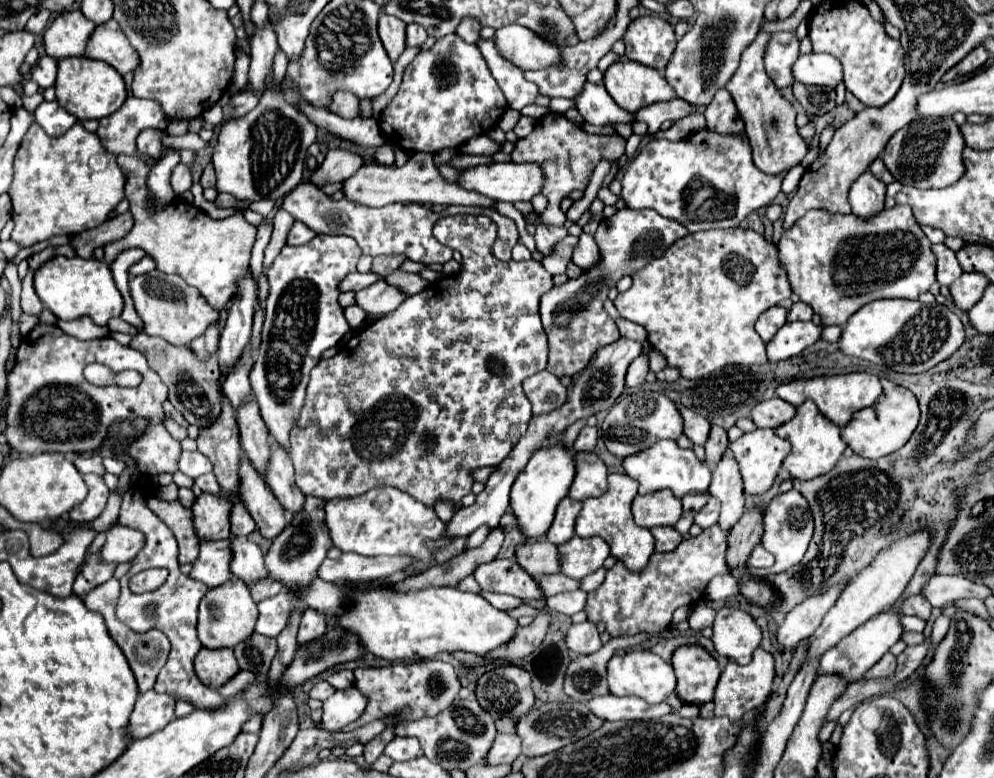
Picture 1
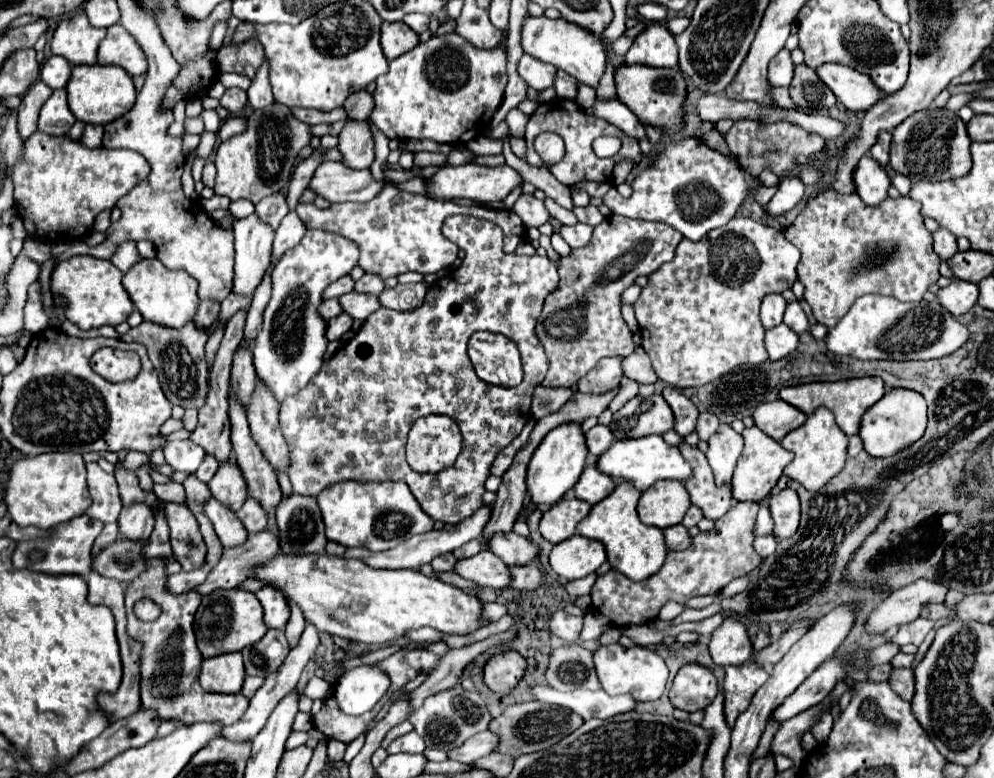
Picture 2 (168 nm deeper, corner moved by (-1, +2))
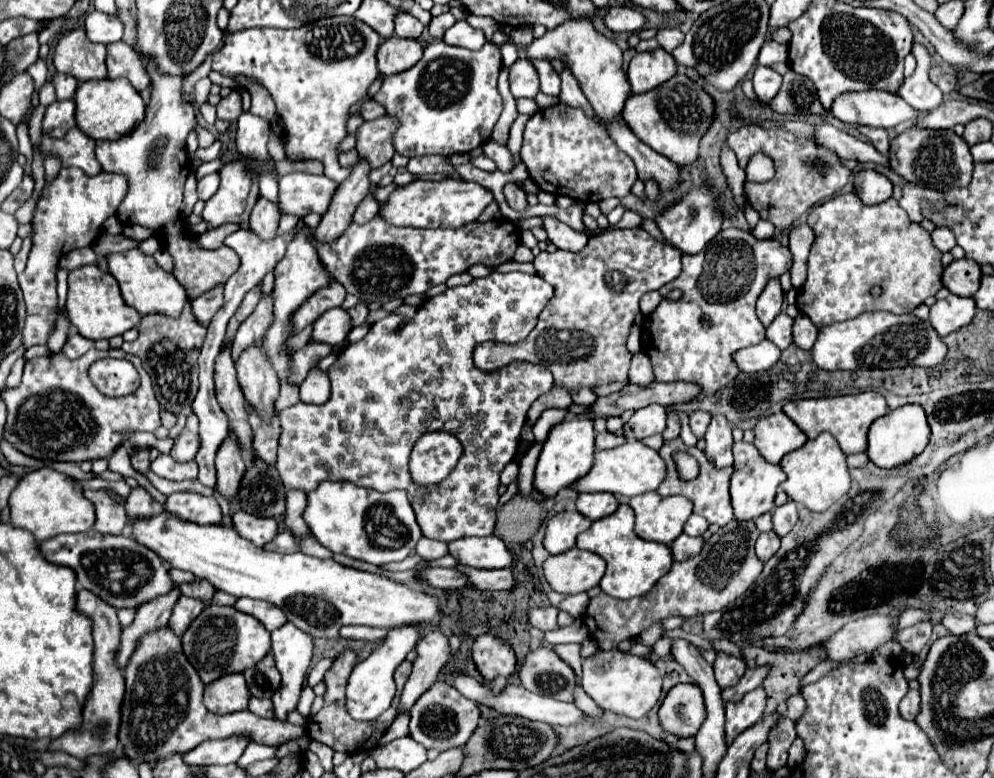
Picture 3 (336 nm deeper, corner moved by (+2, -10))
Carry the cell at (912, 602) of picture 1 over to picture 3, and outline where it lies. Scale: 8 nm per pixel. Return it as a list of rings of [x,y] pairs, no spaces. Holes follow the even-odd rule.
[[[947,613],[943,619],[941,619],[941,625],[953,633],[953,635],[965,635],[969,631],[975,629],[975,619],[971,615],[965,615],[965,613]]]

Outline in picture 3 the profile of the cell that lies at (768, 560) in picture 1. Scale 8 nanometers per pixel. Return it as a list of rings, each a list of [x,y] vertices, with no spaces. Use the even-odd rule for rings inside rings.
[[[769,531],[769,533],[761,533],[759,539],[757,539],[757,545],[755,545],[755,551],[757,551],[757,557],[765,563],[769,557],[773,557],[773,553],[779,549],[779,537]]]

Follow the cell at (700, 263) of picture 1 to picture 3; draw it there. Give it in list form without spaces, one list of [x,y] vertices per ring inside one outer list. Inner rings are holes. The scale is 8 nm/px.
[[[723,229],[715,239],[709,241],[703,253],[683,255],[681,263],[683,263],[681,275],[659,289],[663,299],[657,305],[657,309],[649,315],[649,327],[647,319],[643,321],[643,353],[647,353],[651,359],[656,382],[693,383],[701,387],[701,395],[715,395],[721,387],[731,383],[741,373],[733,355],[739,349],[757,345],[765,339],[765,327],[759,323],[755,315],[755,301],[771,279],[791,271],[793,255],[789,247],[783,247],[777,239],[757,239],[749,231]],[[675,287],[683,291],[683,299],[677,303],[665,299],[665,295]]]

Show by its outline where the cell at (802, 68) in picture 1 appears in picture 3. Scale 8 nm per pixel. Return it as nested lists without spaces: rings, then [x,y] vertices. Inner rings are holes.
[[[879,89],[843,93],[833,101],[831,113],[843,123],[883,129],[917,117],[917,111],[907,105],[899,95],[883,93]]]

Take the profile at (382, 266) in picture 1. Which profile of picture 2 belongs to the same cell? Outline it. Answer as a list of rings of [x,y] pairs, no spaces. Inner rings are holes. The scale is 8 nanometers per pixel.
[[[366,273],[366,275],[354,285],[354,291],[356,291],[356,293],[380,295],[382,289],[384,289],[384,281],[382,281],[378,275],[370,275],[370,273]]]

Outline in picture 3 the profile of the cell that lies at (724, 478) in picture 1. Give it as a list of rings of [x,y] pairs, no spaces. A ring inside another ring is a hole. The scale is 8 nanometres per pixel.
[[[717,415],[711,419],[711,425],[705,433],[705,443],[705,455],[717,469],[733,465],[733,437],[731,425],[725,417]]]

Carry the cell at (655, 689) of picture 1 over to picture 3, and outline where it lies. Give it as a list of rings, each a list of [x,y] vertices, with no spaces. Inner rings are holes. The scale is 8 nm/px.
[[[619,649],[597,651],[595,655],[591,655],[583,661],[581,687],[603,711],[613,711],[619,715],[627,715],[631,719],[641,719],[659,701],[661,675],[649,659],[635,657],[635,655],[623,653]]]

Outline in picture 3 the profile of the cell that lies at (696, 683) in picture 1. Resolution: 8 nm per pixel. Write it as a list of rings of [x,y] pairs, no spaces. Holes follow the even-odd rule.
[[[675,685],[659,709],[663,729],[677,737],[695,737],[705,717],[703,693],[697,685]]]

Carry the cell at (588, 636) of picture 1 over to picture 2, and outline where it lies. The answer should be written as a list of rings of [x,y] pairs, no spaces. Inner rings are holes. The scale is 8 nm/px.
[[[558,609],[550,615],[550,631],[562,637],[566,643],[578,641],[578,633],[582,629],[582,617],[572,617],[566,611]]]

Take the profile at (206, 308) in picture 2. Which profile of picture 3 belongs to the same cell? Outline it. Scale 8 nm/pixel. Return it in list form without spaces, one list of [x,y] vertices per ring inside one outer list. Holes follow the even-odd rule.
[[[223,287],[211,289],[211,293],[203,293],[203,297],[191,301],[193,315],[203,327],[209,327],[213,315],[219,311],[221,305],[223,305]]]

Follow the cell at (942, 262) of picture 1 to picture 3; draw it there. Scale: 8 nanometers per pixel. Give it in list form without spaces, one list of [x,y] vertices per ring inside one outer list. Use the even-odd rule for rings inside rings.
[[[937,227],[937,229],[931,233],[931,239],[933,239],[933,245],[935,245],[941,253],[947,253],[947,251],[951,251],[951,249],[957,245],[951,229],[947,229],[947,227]]]

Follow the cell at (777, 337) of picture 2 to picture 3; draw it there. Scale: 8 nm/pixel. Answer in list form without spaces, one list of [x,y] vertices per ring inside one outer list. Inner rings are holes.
[[[769,339],[761,341],[759,345],[753,345],[751,349],[741,349],[739,353],[735,353],[735,361],[739,361],[739,369],[743,369],[743,373],[767,371],[779,361],[779,357],[781,349]]]

